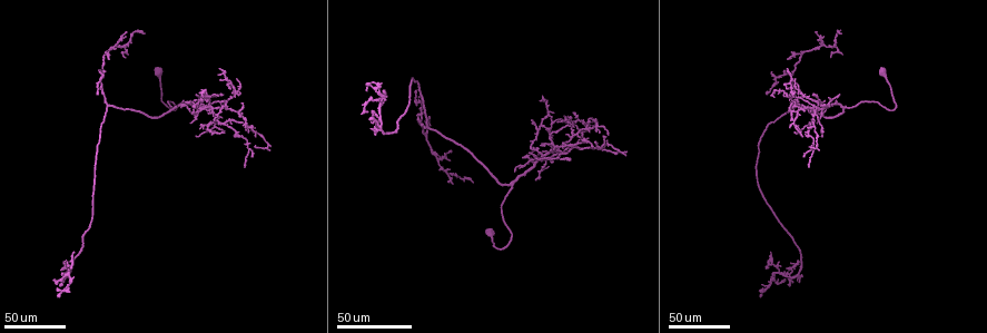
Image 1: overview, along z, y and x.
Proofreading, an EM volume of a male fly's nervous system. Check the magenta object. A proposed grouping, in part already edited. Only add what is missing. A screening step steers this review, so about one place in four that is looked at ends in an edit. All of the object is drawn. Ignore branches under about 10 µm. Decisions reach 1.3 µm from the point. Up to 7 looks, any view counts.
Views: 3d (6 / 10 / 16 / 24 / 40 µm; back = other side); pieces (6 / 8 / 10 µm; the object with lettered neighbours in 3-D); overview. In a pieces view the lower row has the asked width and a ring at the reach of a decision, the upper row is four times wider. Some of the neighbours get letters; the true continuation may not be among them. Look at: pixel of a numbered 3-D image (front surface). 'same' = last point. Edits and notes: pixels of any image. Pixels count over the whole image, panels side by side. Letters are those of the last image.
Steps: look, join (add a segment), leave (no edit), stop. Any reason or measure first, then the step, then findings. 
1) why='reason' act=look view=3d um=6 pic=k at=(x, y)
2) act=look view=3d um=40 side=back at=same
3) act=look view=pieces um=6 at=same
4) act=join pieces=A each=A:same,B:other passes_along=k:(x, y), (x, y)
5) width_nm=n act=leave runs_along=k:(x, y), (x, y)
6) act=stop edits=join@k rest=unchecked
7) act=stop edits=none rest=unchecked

why='long arm stops here' act=look view=3d um=40 pic=1 at=(815, 30)

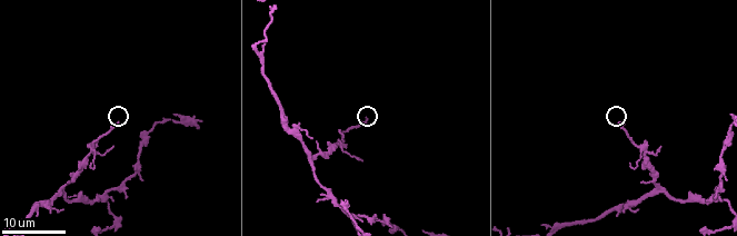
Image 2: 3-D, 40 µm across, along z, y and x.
why='see the neighbours' act=look view=pieces um=6 pic=2 at=(367, 116)

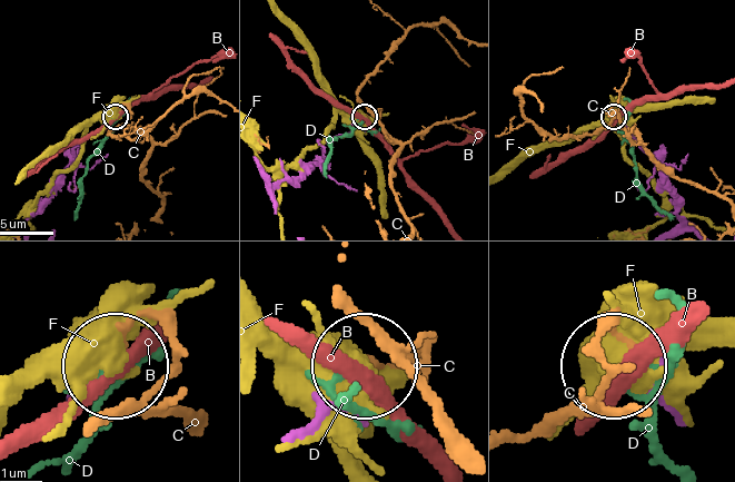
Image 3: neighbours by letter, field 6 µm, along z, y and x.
act=leave each=B:other,C:other,D:other,F:other runs_along=3:(258, 168), (274, 184), (298, 177), (361, 118) found='no lettered segment goes on from it'

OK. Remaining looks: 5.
why='an open end' act=look view=3d um=24 pic=2 at=(63, 209)

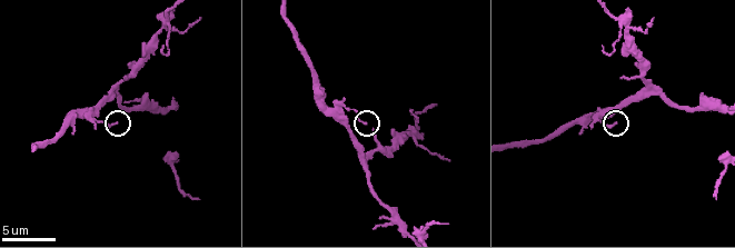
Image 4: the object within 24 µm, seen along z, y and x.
why='what lies round it' act=look view=pieces um=8 pic=4 at=(364, 121)

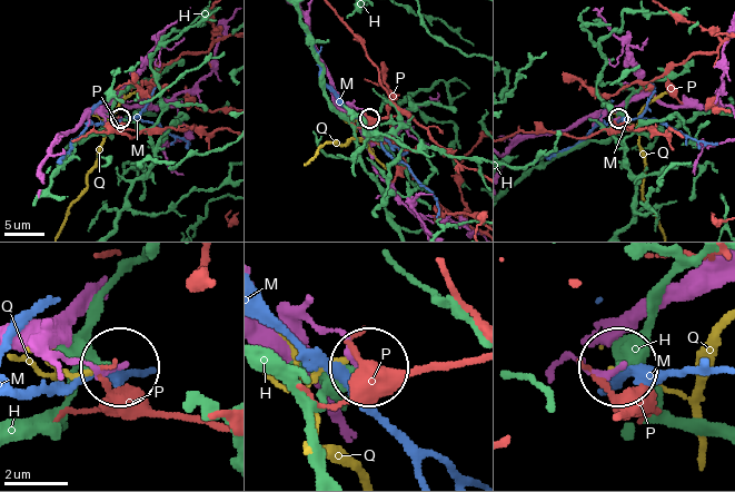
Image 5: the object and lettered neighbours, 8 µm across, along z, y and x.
act=leave each=H:other,M:other,P:other,Q:other found='no lettered segment goes on from it'

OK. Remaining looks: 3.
why='an open end' act=look view=3d um=24 pic=1 at=(201, 126)

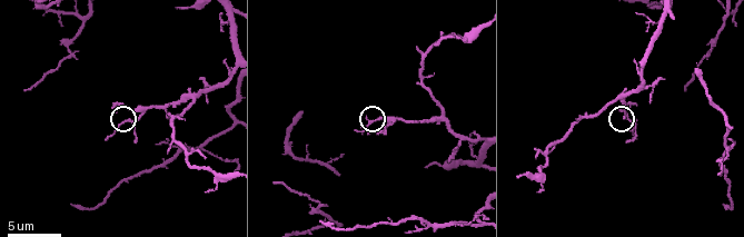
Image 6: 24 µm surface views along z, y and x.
why='see the neighbours' act=look view=pieces um=6 pic=6 at=(632, 111)

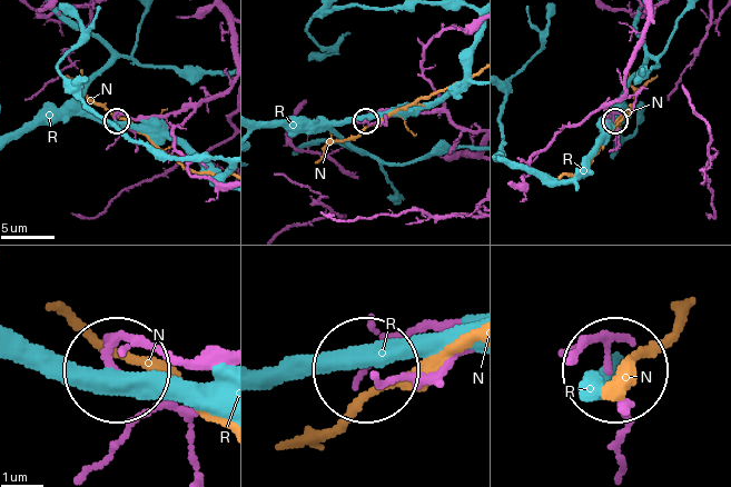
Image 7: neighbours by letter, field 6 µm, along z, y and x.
act=leave each=N:other,R:other found='none of them fits'

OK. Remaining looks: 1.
act=stop edits=none rest=unchecked

